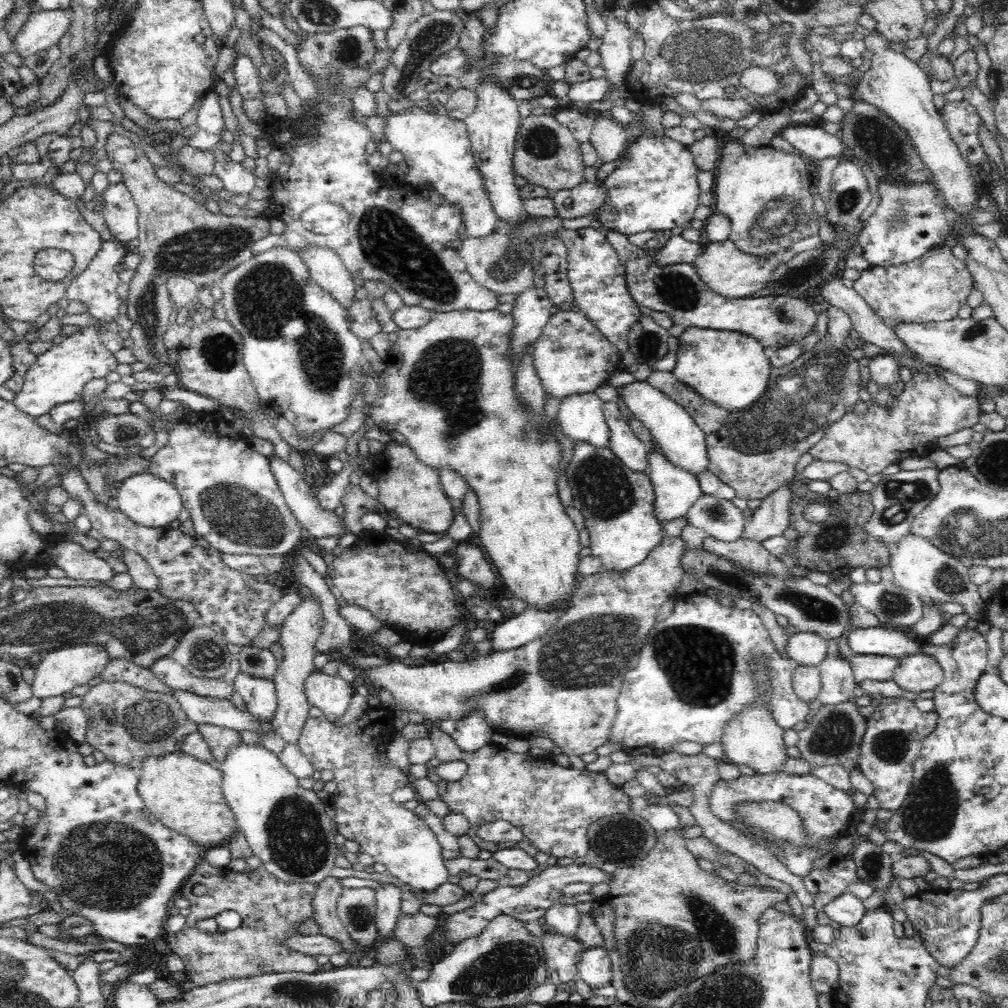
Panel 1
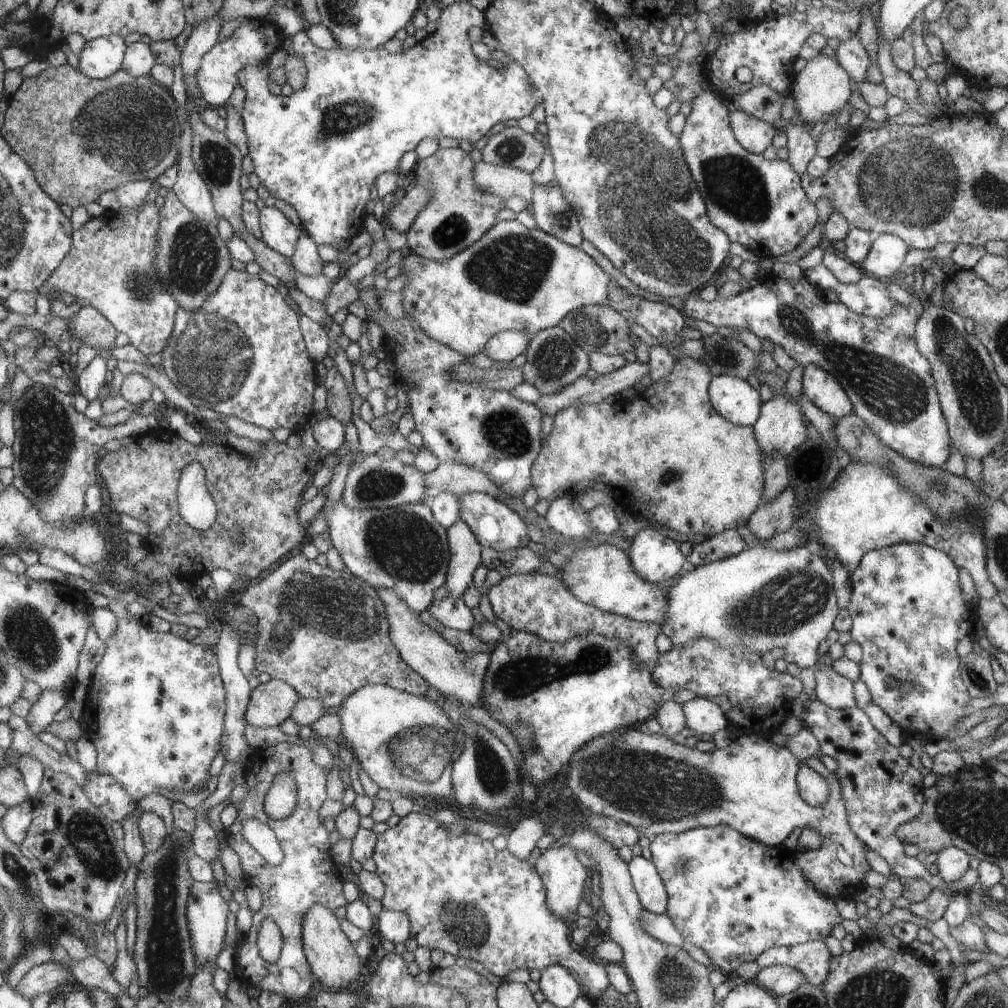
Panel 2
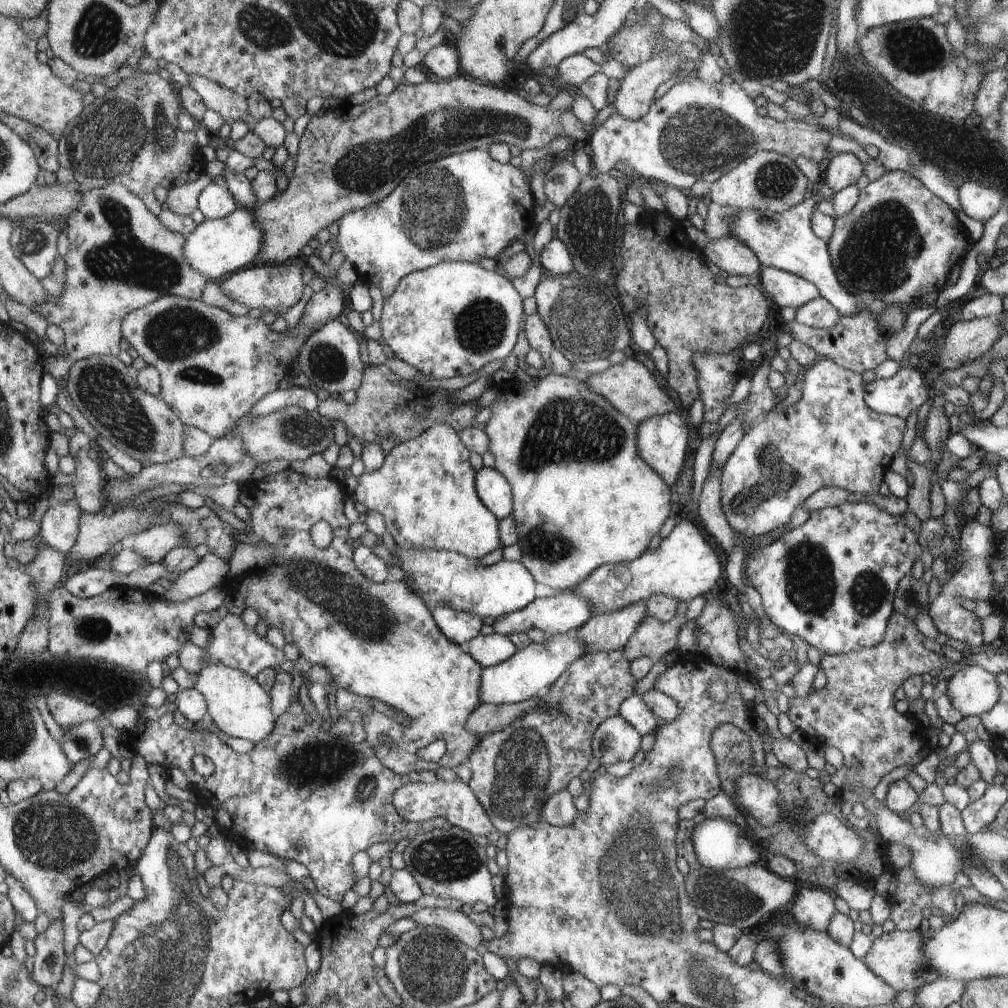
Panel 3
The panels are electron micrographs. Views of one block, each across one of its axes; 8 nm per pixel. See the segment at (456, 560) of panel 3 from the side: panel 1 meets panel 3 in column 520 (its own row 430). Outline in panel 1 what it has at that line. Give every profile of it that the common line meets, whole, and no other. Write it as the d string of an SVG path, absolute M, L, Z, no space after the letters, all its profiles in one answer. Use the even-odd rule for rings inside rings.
M594 391L564 398L559 404L557 418L563 434L572 442L584 442L593 447L610 447L603 401Z

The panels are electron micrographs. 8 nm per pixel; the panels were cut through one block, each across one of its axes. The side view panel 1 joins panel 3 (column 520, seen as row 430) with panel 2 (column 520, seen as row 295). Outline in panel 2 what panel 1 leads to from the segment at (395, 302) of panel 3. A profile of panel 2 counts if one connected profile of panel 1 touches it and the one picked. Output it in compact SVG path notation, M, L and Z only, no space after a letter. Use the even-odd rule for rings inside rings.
M517 219L498 221L475 244L440 262L428 261L413 251L401 263L409 284L403 289L403 306L432 339L468 357L479 354L500 331L526 331L534 337L540 330L556 327L564 317L585 307L600 306L616 310L630 325L637 324L662 345L672 345L686 327L684 315L660 302L630 296L580 247L569 246L537 228L530 230Z

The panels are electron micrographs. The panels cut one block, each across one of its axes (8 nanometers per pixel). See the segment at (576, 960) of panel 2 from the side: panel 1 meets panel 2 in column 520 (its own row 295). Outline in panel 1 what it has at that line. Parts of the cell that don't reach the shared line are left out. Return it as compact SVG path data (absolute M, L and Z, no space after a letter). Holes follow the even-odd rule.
M945 243L906 264L864 269L853 283L854 290L887 327L894 328L898 323L952 320L958 316L960 307L967 305L975 280L965 263L956 259L950 249L951 243Z

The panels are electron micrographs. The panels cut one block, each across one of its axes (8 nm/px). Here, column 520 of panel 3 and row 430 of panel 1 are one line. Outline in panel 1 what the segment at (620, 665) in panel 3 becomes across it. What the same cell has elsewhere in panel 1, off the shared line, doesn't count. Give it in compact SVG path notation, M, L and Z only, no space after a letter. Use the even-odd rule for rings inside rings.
M828 304L827 309L828 323L827 323L827 336L821 338L813 348L809 351L802 353L794 362L786 364L786 366L780 368L772 367L771 377L769 380L768 388L766 392L750 407L744 408L741 411L732 411L728 415L728 420L716 431L711 432L705 436L705 443L707 446L707 470L716 475L724 484L730 486L736 494L736 497L740 499L748 500L763 500L768 498L774 492L778 490L782 483L785 483L788 479L791 479L796 474L796 463L800 460L800 457L809 452L810 448L814 446L825 434L827 428L840 420L848 411L852 411L852 406L860 399L858 392L860 392L860 366L858 360L852 357L852 350L847 346L848 335L850 330L853 329L852 319L845 310L841 308L832 307Z

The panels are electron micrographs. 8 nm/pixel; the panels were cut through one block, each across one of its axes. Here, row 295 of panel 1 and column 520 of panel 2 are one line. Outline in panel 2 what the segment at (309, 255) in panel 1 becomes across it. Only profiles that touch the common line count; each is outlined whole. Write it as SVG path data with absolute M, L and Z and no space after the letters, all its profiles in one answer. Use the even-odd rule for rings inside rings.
M500 331L487 343L486 354L496 365L512 364L531 343L531 336L526 331Z

